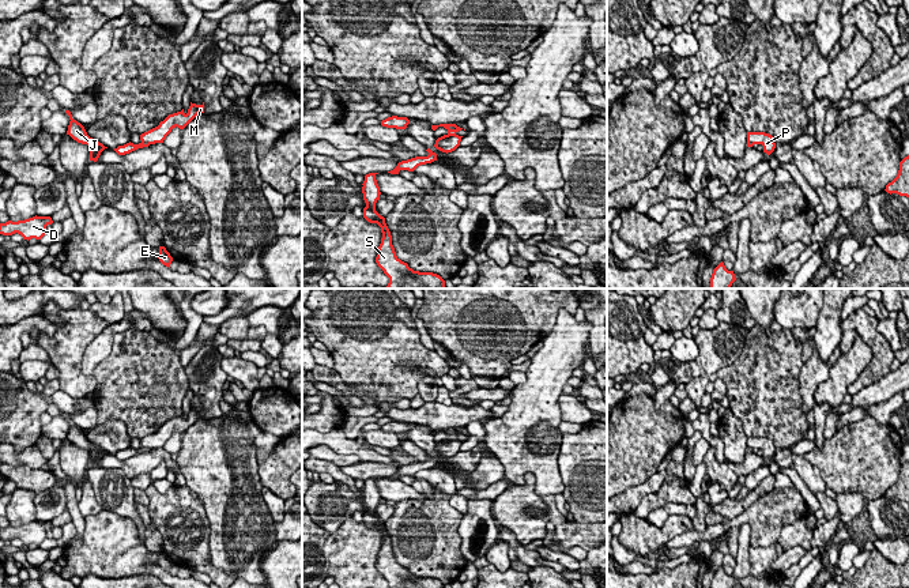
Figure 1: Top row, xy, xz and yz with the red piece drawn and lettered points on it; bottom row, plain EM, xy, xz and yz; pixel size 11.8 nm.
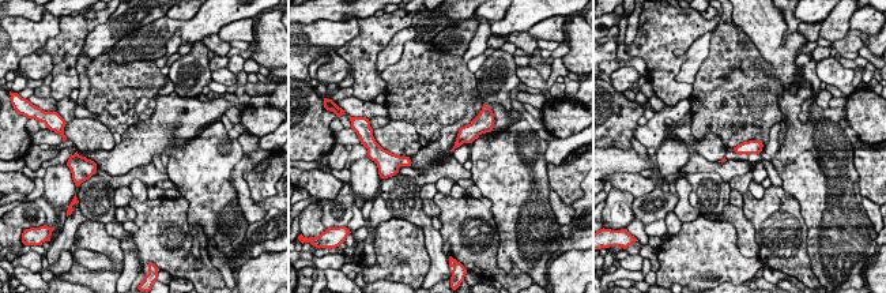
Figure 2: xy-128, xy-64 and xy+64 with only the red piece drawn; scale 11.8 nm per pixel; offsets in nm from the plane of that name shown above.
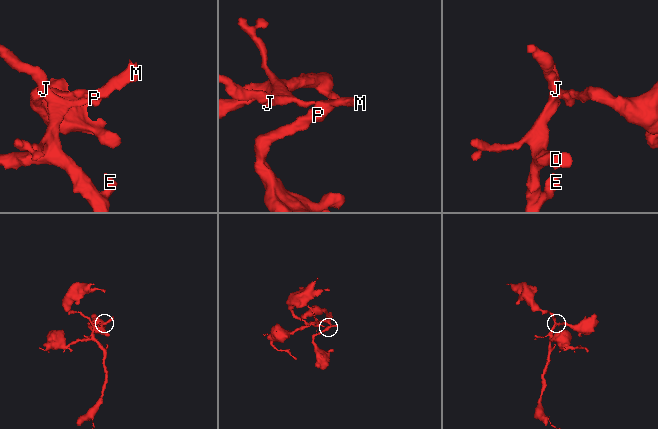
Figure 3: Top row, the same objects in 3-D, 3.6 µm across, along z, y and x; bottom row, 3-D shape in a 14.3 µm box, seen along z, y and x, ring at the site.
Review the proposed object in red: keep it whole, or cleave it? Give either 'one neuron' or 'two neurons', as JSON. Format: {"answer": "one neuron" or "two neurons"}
{"answer": "two neurons"}

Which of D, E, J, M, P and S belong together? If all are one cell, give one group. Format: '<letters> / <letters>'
D E J / M P S

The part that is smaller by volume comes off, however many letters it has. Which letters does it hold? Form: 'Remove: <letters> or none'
Remove: M, P, S

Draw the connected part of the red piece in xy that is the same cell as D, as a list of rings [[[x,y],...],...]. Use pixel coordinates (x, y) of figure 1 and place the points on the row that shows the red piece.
[[[33,216],[24,220],[0,223],[0,234],[12,235],[20,234],[23,240],[41,240],[46,234],[46,226],[52,225],[50,216]]]

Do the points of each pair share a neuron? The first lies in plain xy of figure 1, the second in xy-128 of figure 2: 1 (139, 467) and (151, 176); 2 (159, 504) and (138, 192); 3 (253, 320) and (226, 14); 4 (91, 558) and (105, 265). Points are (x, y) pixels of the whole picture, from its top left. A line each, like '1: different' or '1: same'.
1: same
2: different
3: different
4: different

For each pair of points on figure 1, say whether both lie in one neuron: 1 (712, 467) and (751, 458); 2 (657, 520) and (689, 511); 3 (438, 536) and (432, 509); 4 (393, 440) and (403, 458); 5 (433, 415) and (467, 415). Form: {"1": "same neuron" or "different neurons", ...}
{"1": "same neuron", "2": "same neuron", "3": "same neuron", "4": "different neurons", "5": "same neuron"}

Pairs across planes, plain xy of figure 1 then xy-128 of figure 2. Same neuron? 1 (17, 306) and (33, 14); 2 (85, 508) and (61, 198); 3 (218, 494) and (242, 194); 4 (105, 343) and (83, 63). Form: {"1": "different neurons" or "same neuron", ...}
{"1": "same neuron", "2": "different neurons", "3": "different neurons", "4": "different neurons"}

